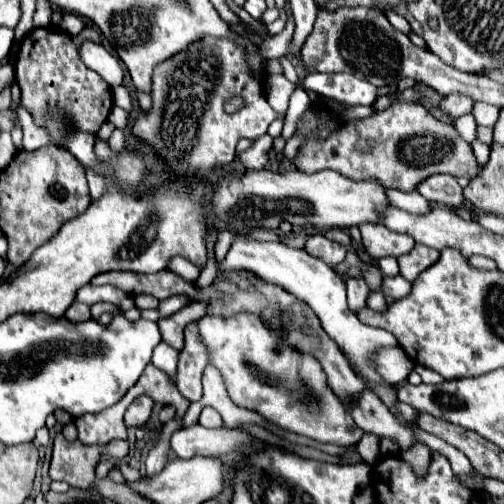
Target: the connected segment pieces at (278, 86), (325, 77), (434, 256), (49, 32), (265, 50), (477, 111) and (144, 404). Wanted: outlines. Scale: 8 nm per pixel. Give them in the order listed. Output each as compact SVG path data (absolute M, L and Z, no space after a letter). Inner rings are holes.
M269 75L265 86L265 95L271 107L281 117L285 115L289 99L296 87L283 75Z
M309 73L301 85L345 105L371 105L377 99L377 87L349 73Z
M415 245L411 253L401 255L399 261L399 275L405 277L407 281L415 281L421 271L431 267L439 259L439 251L427 247L427 245Z
M87 25L75 37L65 33L63 29L55 29L57 27L33 29L19 47L15 79L21 87L21 105L31 113L33 123L39 127L43 127L45 119L53 113L53 109L59 109L65 113L63 119L69 129L79 129L95 135L111 113L113 95L111 87L81 61L79 47L83 41L93 41L99 45L101 33L91 25Z
M291 14L286 21L285 29L269 38L265 39L261 47L259 47L259 52L265 60L280 58L288 53L288 44L292 39L295 29L295 22L293 15Z
M475 103L471 113L473 113L477 125L487 125L487 127L493 127L499 117L499 109L491 107L489 103Z
M147 395L137 397L125 413L125 425L127 427L143 427L145 421L149 419L149 415L151 415L151 409L153 409L151 397L147 397Z

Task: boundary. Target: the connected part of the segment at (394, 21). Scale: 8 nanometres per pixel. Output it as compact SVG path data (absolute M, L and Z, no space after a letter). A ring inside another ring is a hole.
M385 11L385 15L387 15L387 19L389 19L389 23L395 27L395 29L399 29L399 31L403 31L403 33L409 33L411 31L411 27L409 27L409 23L405 21L405 17L401 17L401 15L397 15L395 11Z

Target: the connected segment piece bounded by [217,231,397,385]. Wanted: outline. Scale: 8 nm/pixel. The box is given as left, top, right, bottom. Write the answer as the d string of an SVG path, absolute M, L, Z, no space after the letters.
M235 231L235 239L231 243L231 249L229 249L225 261L221 261L217 265L219 265L219 269L249 269L249 271L255 271L259 277L263 277L263 279L279 285L279 287L285 287L287 291L291 291L293 295L297 295L299 299L309 303L311 309L317 313L323 329L329 333L331 339L337 341L341 351L361 369L361 373L367 379L371 379L373 383L385 385L385 381L379 379L379 375L369 365L369 355L381 345L389 345L389 347L397 345L397 339L395 339L395 335L391 335L385 329L377 329L377 327L361 323L357 319L357 315L353 315L349 311L347 299L345 299L345 281L331 267L327 267L323 261L307 255L303 249L291 249L283 243L253 241L245 233Z

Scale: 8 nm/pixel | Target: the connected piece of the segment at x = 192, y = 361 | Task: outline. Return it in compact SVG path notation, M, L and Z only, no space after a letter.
M191 321L185 327L185 349L179 353L179 367L177 367L177 389L189 401L199 401L203 395L201 389L201 375L207 367L207 345L199 337L197 321Z

